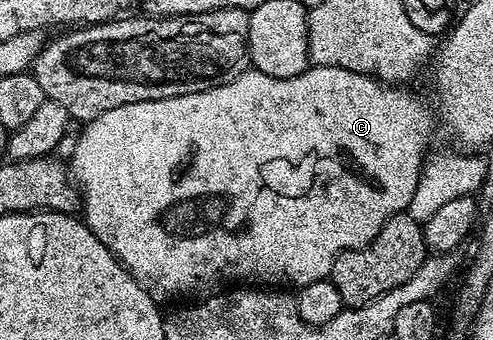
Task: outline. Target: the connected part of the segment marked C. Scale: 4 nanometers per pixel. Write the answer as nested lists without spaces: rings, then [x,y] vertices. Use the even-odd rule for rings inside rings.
[[[312,65],[304,74],[292,78],[274,78],[251,68],[232,82],[201,92],[109,108],[109,112],[91,119],[82,129],[69,161],[69,173],[74,185],[81,196],[83,193],[81,217],[93,236],[97,236],[97,240],[113,252],[115,259],[131,273],[133,280],[137,280],[137,284],[160,304],[166,304],[170,298],[187,300],[192,296],[207,296],[228,284],[298,288],[327,278],[338,254],[368,246],[394,214],[406,211],[413,200],[413,192],[417,192],[417,180],[428,153],[427,112],[417,95],[410,94],[407,88],[340,66]]]

